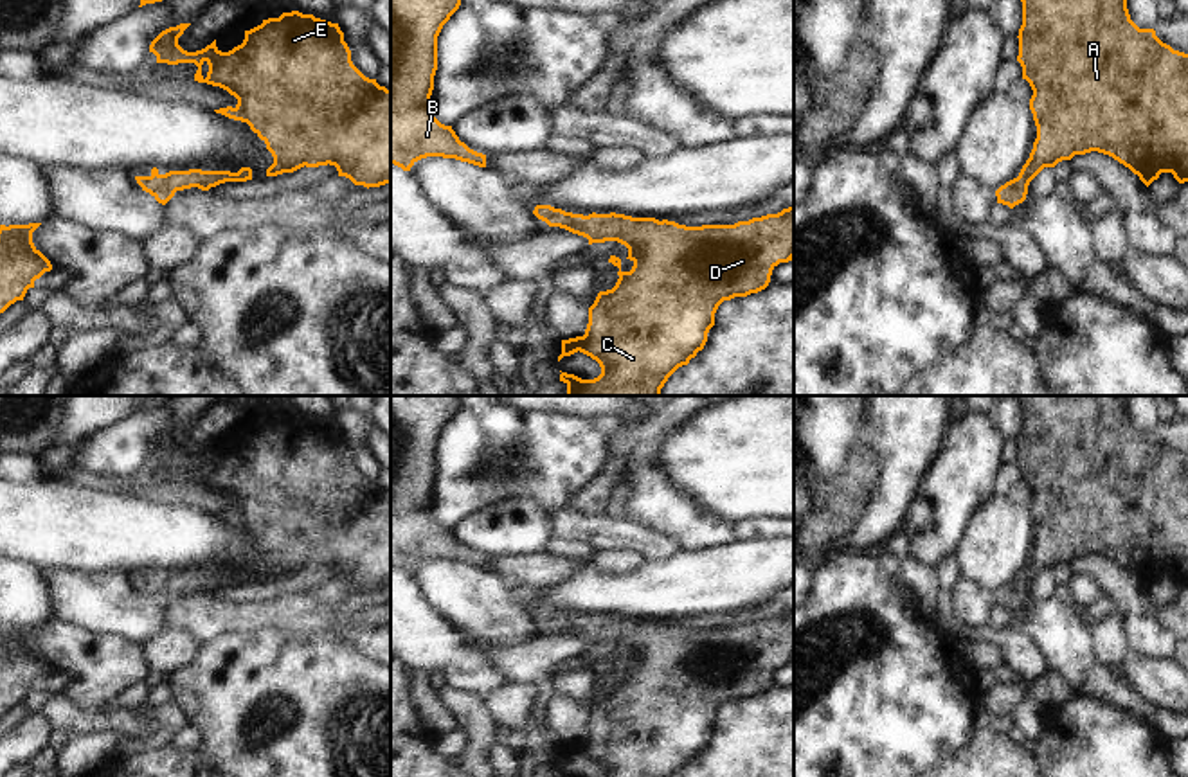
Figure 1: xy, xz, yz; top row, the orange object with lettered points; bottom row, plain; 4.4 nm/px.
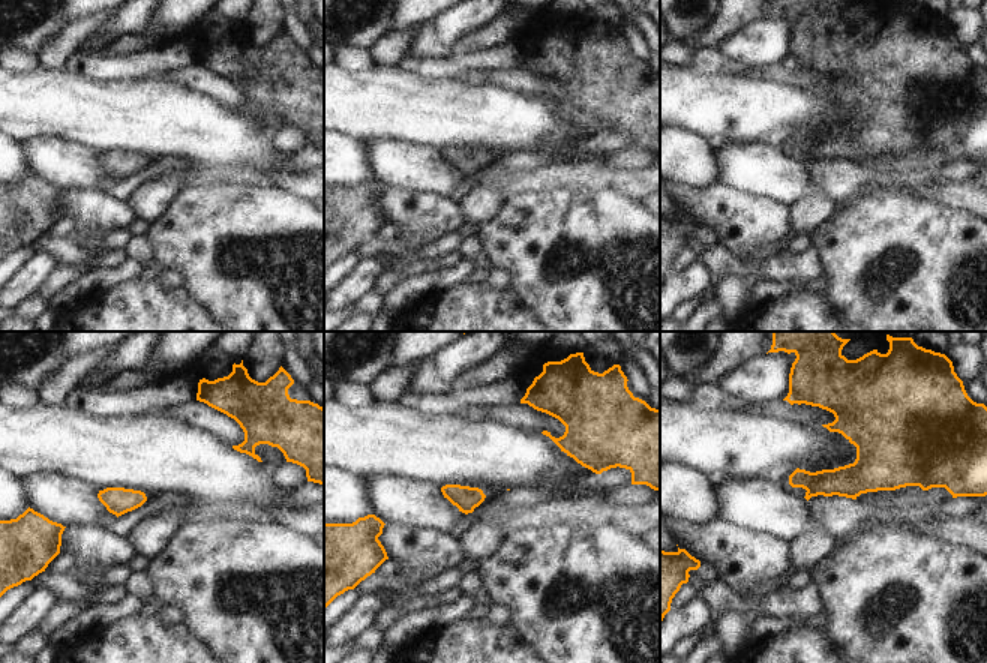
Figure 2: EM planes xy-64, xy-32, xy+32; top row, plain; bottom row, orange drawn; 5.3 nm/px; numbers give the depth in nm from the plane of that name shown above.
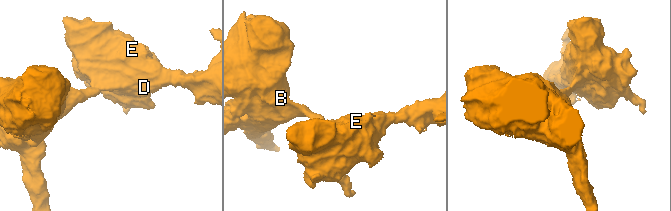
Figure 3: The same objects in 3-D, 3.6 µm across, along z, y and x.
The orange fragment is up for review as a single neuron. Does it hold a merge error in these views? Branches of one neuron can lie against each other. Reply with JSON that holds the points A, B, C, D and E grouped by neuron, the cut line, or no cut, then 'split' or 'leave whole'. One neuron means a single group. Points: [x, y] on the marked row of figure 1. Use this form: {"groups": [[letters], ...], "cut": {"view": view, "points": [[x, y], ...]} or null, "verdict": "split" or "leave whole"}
{"groups": [["A", "B", "C", "D", "E"]], "cut": null, "verdict": "leave whole"}

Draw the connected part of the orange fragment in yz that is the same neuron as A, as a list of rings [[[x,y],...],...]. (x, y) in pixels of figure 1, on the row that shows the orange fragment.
[[[1021,0],[1022,2],[1022,25],[1019,29],[1019,56],[1017,61],[1022,67],[1022,79],[1026,79],[1033,90],[1030,99],[1030,110],[1037,126],[1037,138],[1030,158],[1022,165],[1017,178],[1006,182],[995,191],[997,203],[1013,209],[1022,203],[1028,194],[1030,182],[1044,169],[1055,167],[1062,160],[1071,160],[1075,155],[1085,155],[1098,151],[1112,156],[1125,167],[1129,167],[1148,187],[1161,173],[1172,173],[1179,183],[1188,182],[1188,54],[1174,50],[1163,43],[1154,29],[1139,29],[1129,14],[1127,0]]]

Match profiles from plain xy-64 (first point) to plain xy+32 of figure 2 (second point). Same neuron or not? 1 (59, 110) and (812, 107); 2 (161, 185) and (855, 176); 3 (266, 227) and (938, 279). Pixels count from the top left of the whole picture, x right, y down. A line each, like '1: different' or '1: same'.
1: same
2: different
3: same

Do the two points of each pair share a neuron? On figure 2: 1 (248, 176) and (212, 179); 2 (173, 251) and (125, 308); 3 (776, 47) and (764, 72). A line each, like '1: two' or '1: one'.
1: one
2: two
3: two

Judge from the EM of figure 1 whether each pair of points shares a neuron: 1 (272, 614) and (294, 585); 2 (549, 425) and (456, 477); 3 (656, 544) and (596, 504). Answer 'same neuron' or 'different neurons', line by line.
1: different neurons
2: same neuron
3: different neurons

